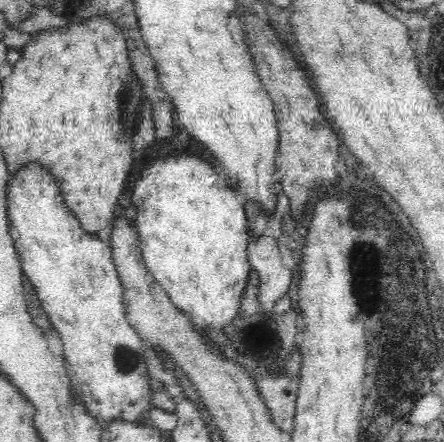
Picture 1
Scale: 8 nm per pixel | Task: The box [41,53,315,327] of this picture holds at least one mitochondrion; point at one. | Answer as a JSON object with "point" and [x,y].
{"point":[126,94]}

